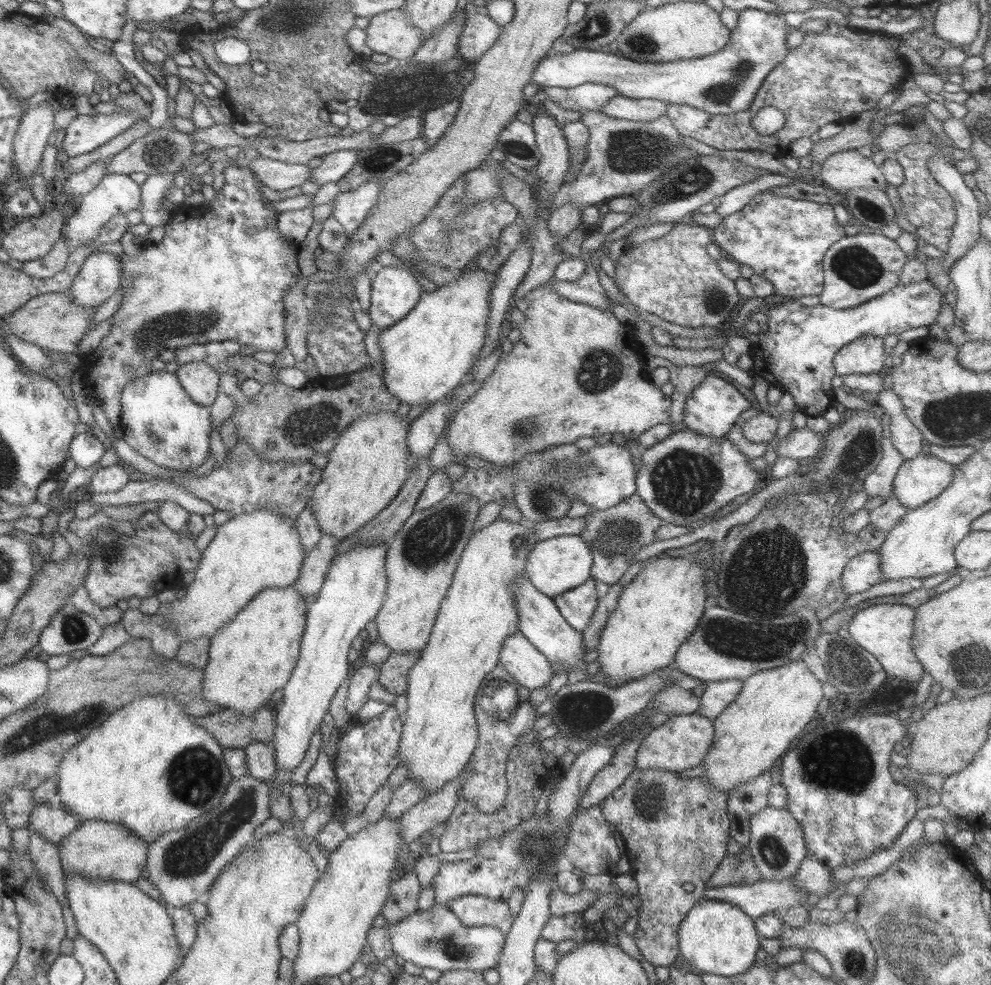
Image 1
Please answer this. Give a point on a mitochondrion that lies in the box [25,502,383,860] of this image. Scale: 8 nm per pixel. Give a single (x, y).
(195, 774)

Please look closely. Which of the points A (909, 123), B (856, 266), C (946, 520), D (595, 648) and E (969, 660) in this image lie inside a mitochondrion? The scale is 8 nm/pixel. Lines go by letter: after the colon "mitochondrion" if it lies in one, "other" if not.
A: other
B: mitochondrion
C: other
D: other
E: mitochondrion

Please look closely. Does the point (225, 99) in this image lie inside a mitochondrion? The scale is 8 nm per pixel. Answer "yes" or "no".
no

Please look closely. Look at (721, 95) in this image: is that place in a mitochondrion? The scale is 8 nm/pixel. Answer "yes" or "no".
yes

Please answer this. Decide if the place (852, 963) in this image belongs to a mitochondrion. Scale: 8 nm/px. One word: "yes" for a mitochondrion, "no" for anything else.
yes

